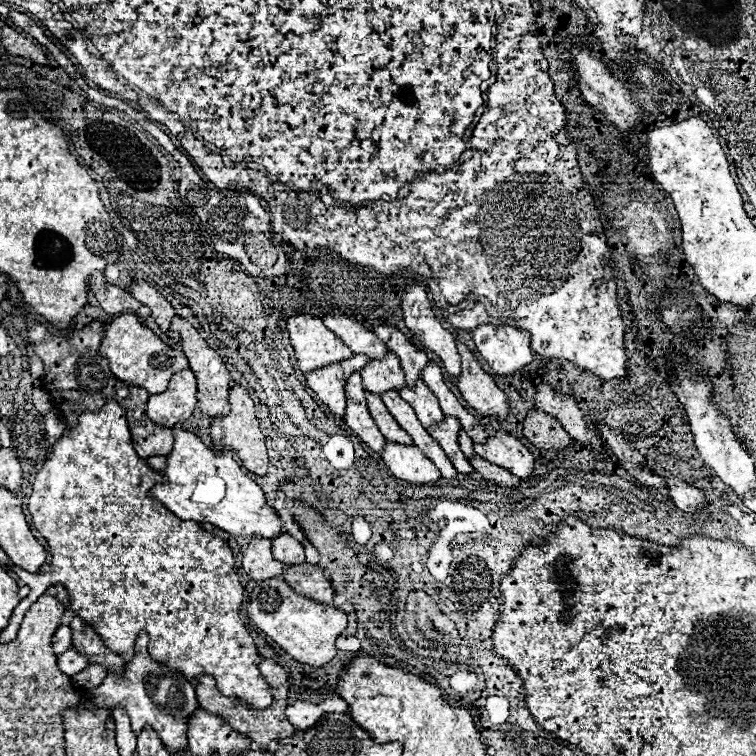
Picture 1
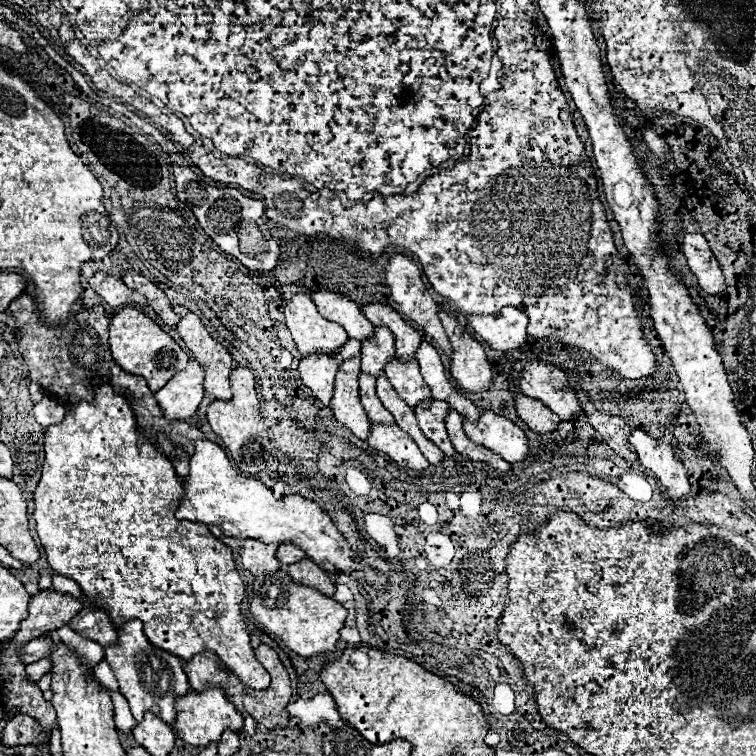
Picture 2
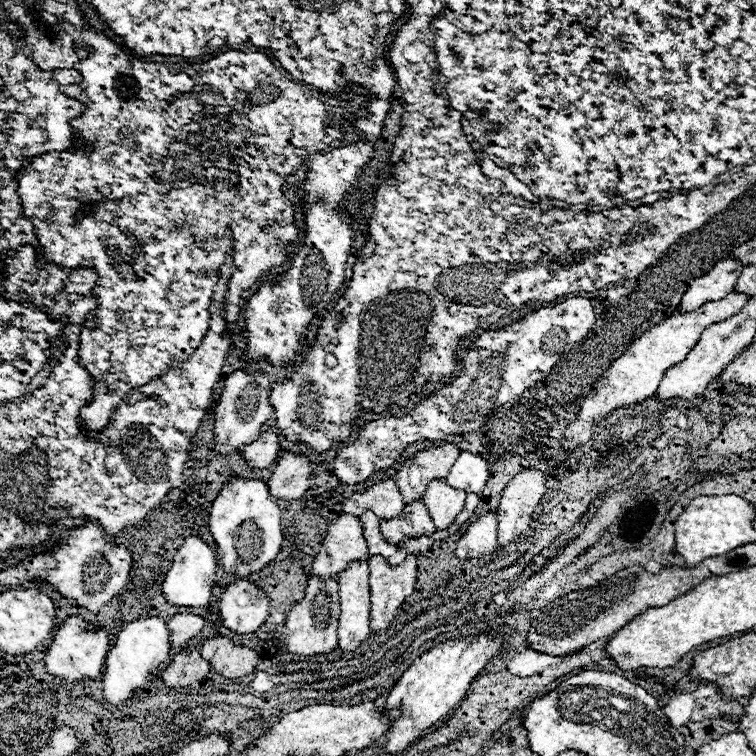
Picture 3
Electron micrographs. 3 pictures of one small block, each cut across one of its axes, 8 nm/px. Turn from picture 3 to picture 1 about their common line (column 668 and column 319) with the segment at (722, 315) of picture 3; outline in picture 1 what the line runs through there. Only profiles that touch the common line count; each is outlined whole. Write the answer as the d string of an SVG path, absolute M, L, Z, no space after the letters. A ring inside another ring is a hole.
M314 314L290 316L288 332L302 372L348 360L352 356L350 348L346 348L346 344L342 344L342 340L322 324L322 318Z

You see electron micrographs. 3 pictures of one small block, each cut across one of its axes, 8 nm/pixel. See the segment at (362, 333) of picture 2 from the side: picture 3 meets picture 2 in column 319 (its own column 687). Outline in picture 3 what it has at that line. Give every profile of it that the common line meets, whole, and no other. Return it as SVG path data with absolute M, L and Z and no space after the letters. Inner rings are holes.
M728 256L726 260L720 260L714 268L710 268L710 272L706 272L706 276L692 280L690 288L686 290L680 302L680 308L684 312L690 312L702 306L704 302L722 300L726 294L734 290L734 284L738 282L740 272L742 272L740 260L734 260L732 256Z

